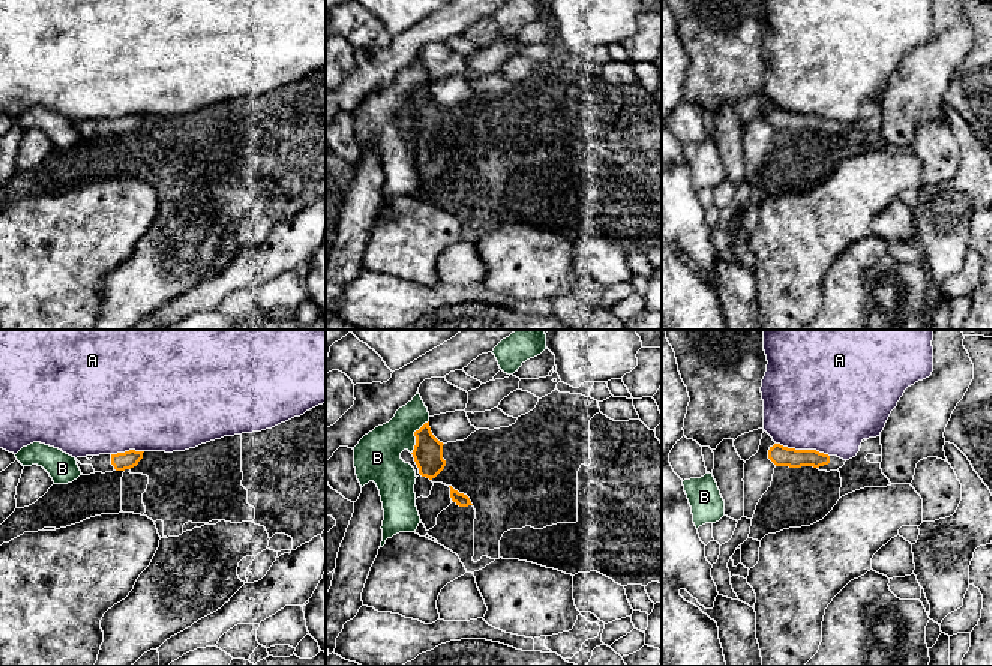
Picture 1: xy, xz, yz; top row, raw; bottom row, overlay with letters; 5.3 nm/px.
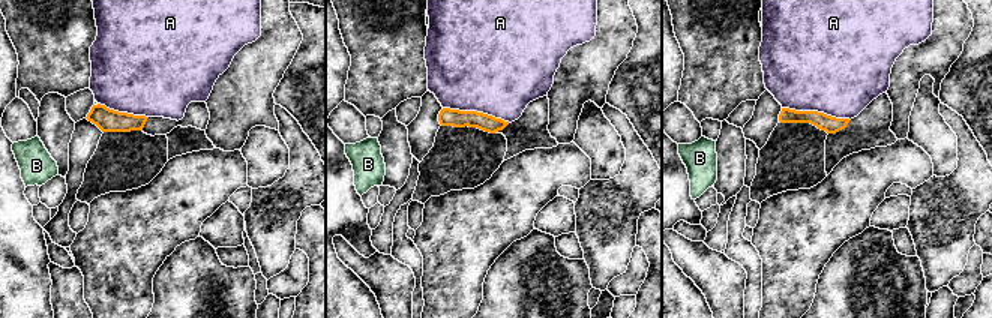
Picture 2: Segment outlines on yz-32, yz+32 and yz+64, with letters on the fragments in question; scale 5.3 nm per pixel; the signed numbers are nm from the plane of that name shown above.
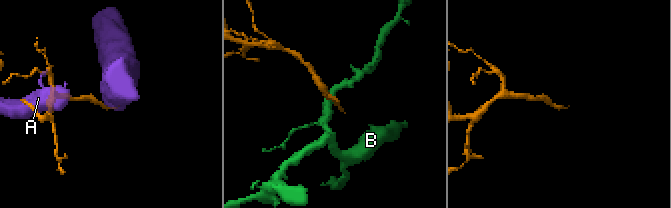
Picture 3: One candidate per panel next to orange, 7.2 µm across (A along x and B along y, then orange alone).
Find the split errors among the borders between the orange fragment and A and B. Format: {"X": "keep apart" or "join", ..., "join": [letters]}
{"A": "keep apart", "B": "keep apart", "join": []}

